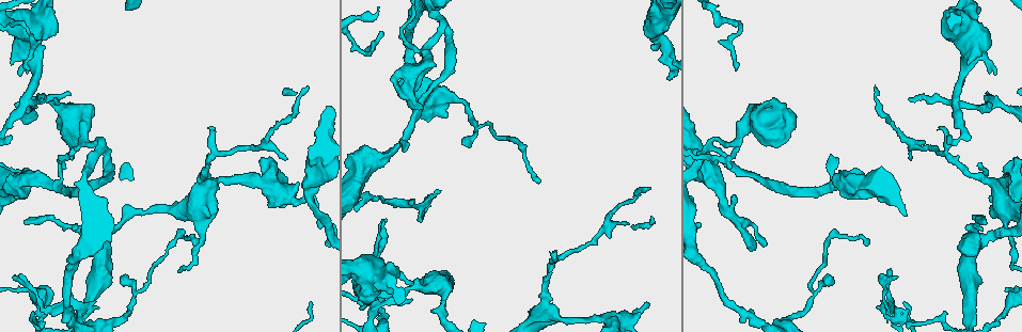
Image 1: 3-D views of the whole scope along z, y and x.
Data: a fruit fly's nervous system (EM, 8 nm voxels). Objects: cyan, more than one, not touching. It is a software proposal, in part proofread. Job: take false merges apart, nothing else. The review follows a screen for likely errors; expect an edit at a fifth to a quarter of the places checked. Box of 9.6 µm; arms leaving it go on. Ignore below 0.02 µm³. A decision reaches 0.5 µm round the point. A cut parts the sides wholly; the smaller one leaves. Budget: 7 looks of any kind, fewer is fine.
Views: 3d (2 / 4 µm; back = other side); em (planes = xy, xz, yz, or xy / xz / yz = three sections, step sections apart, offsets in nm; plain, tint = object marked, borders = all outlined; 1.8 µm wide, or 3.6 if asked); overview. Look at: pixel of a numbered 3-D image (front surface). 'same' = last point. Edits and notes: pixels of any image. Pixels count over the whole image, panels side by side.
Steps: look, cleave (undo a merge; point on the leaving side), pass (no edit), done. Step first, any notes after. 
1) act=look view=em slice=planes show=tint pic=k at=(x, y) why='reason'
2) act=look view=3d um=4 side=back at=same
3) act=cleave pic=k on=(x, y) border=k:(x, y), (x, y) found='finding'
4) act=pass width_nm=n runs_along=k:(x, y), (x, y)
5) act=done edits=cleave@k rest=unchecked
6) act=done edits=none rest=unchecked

act=look view=em slice=xz step=8 show=tint pic=1 at=(709, 148) why='branch point'

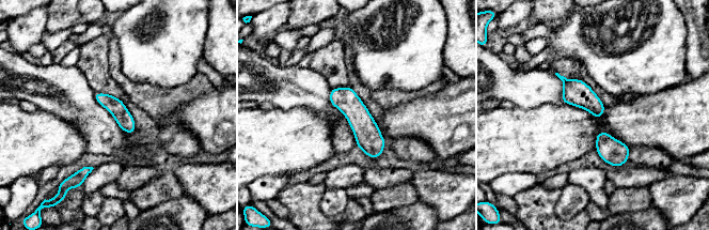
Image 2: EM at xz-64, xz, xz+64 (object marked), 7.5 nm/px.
act=look view=em slice=planes show=tint at=same

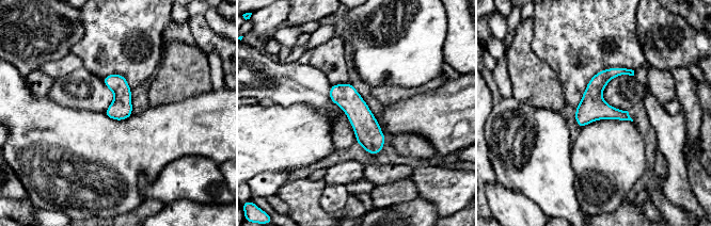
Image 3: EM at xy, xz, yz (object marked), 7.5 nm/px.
act=pass runs_along=3:(333, 87), (360, 115), (375, 151) found='continuous, no second neuron'

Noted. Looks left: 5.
act=look view=em slice=planes show=tint pic=1 at=(706, 266)

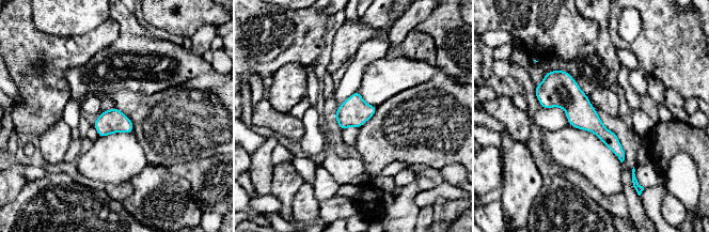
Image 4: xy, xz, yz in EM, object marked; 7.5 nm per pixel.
act=pass found='one neuron here'

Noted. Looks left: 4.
act=look view=3d um=4 pic=1 at=(895, 311) why='abrupt turn'

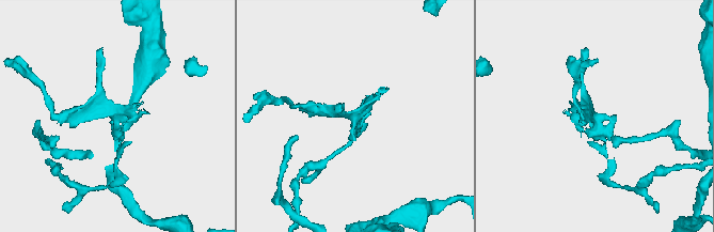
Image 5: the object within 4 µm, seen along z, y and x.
act=look view=em slice=xy step=16 show=tint pic=5 at=(598, 117)

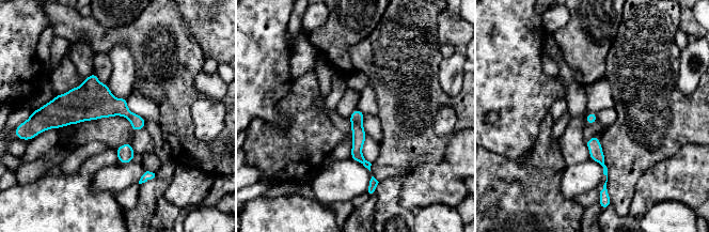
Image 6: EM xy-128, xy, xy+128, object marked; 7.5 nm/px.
act=pass runs_along=6:(356, 112), (358, 155), (367, 165) found='one neuron here'

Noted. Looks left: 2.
act=done edits=none rest=unchecked

